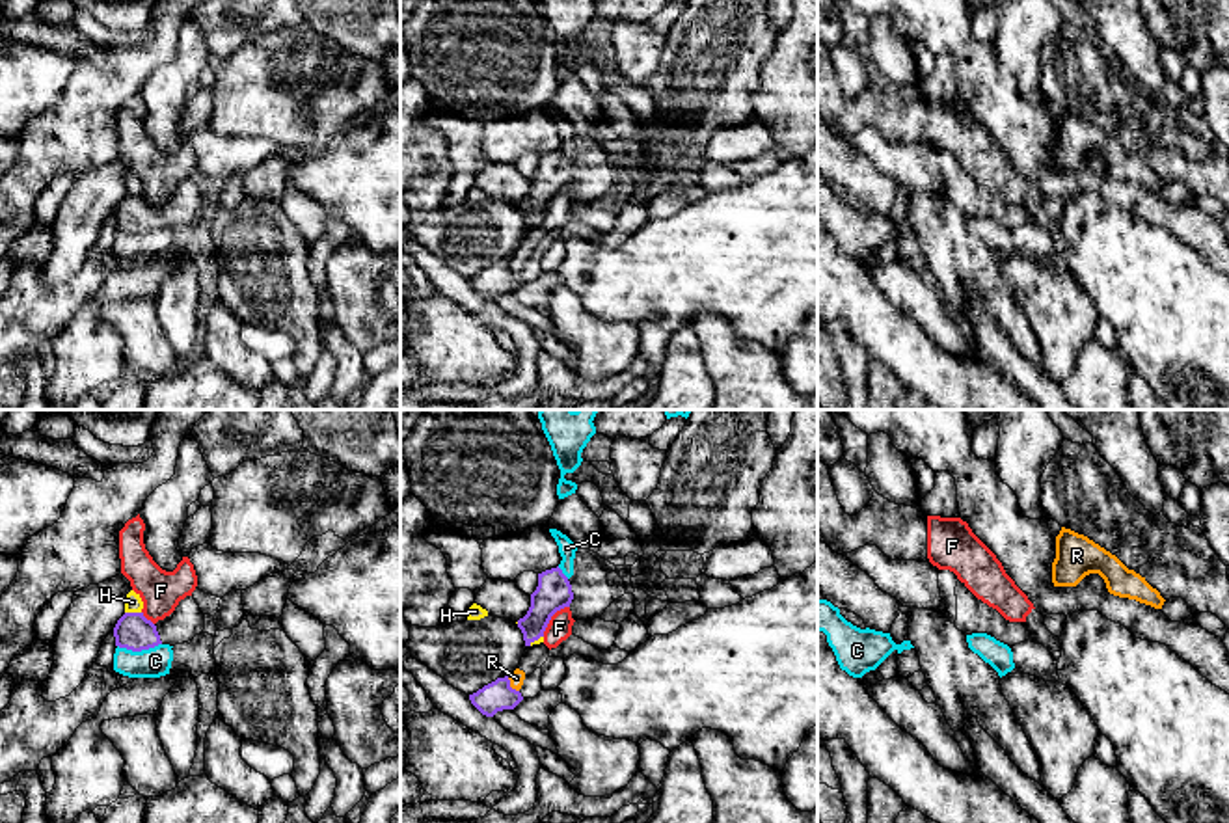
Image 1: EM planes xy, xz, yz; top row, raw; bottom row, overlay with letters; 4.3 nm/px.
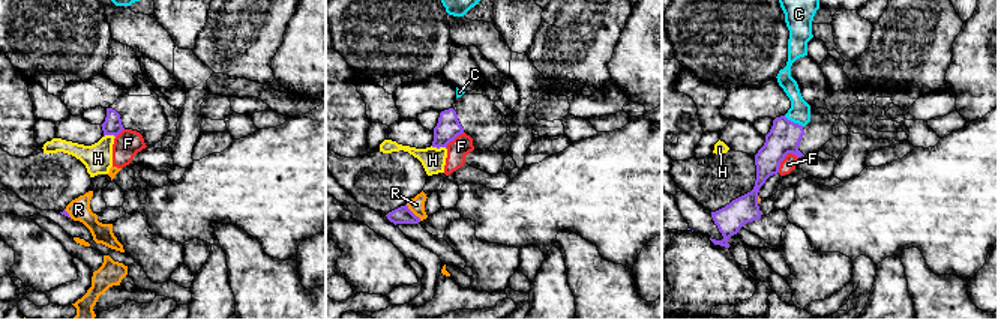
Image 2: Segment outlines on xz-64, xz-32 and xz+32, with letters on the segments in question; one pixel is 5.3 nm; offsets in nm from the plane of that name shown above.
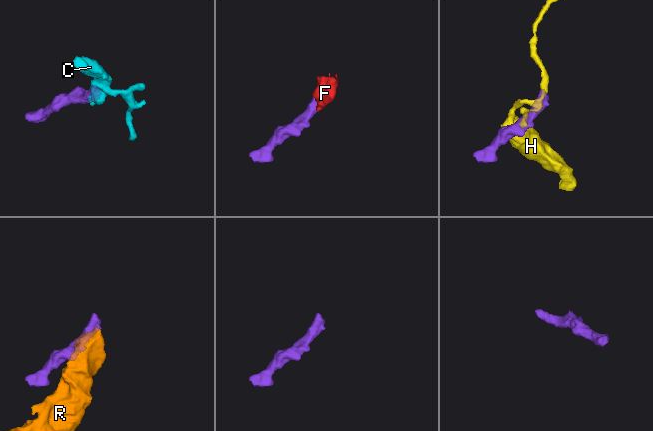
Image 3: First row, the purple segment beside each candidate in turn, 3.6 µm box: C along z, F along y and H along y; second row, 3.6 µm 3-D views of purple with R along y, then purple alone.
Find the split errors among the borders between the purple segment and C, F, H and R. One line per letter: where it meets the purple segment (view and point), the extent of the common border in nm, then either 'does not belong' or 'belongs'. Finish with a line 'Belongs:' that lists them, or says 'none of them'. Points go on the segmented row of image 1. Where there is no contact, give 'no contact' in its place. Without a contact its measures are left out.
C: xy (138, 650) | 190 nm | does not belong
F: xz (550, 619) | 180 nm | does not belong
H: xy (133, 613) | 70 nm | does not belong
R: xz (509, 686) | 90 nm | does not belong
Belongs: none of them

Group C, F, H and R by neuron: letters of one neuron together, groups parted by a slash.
C / F R / H

